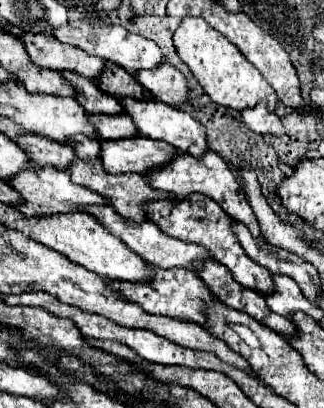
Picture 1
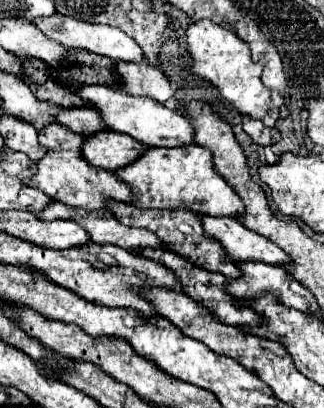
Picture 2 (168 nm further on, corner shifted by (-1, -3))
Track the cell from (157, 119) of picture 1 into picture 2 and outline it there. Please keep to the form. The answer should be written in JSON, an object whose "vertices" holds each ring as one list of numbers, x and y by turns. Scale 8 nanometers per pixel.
{"vertices":[[85,85,83,89,79,89,79,95,83,99,89,99,93,107,97,107,109,129,127,133,147,147,185,147,193,143,195,131,189,119,175,109,155,103,149,97,135,97,117,87,105,87,105,85]]}

